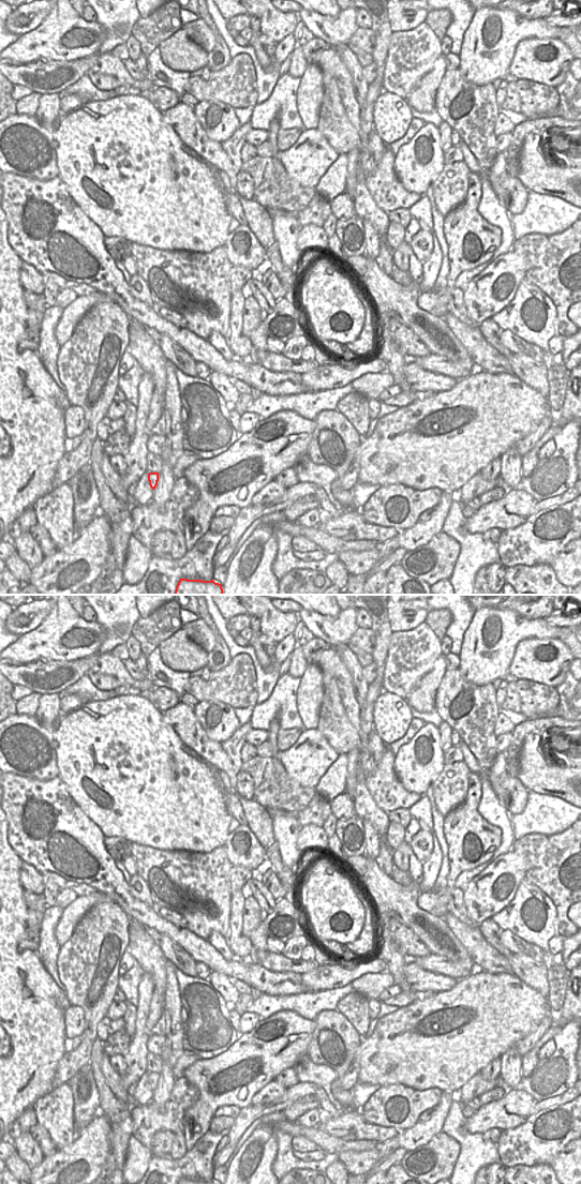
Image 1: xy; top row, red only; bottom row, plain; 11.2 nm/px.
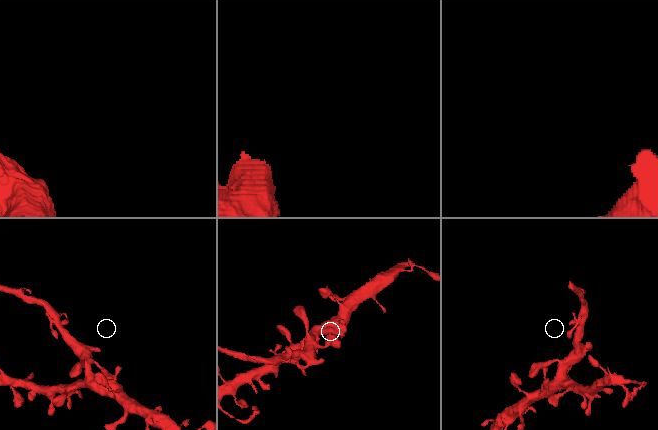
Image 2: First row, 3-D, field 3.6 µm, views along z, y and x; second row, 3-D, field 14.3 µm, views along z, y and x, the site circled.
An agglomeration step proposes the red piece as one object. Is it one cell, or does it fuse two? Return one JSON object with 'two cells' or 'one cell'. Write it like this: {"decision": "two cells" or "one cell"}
{"decision": "one cell"}

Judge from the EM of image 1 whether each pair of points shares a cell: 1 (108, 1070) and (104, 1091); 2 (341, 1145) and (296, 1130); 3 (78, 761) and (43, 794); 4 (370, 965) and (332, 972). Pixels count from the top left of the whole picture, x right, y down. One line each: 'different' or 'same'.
1: different
2: same
3: different
4: same

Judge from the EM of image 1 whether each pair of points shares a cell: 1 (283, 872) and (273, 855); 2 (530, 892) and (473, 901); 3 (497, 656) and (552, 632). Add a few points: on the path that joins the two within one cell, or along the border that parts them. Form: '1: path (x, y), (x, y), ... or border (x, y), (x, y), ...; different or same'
1: path (279, 868), (273, 859); same
2: border (523, 877), (514, 898), (497, 912); different
3: path (509, 642), (520, 631), (538, 631); same

